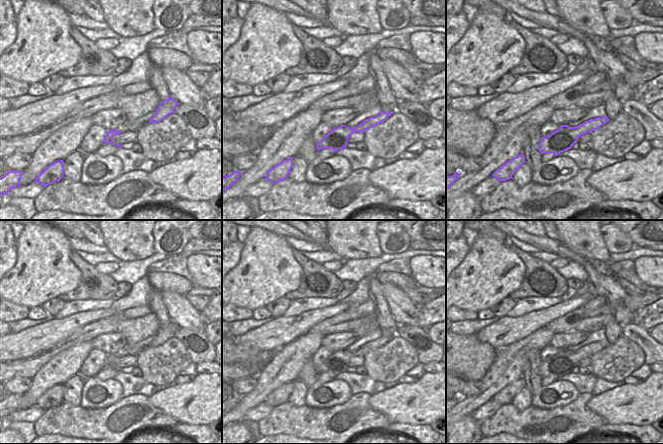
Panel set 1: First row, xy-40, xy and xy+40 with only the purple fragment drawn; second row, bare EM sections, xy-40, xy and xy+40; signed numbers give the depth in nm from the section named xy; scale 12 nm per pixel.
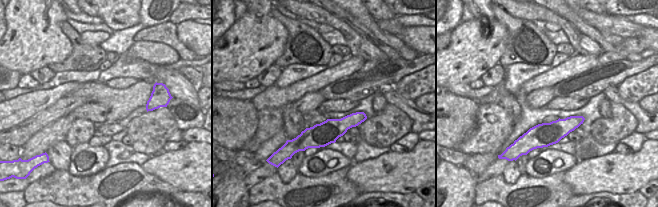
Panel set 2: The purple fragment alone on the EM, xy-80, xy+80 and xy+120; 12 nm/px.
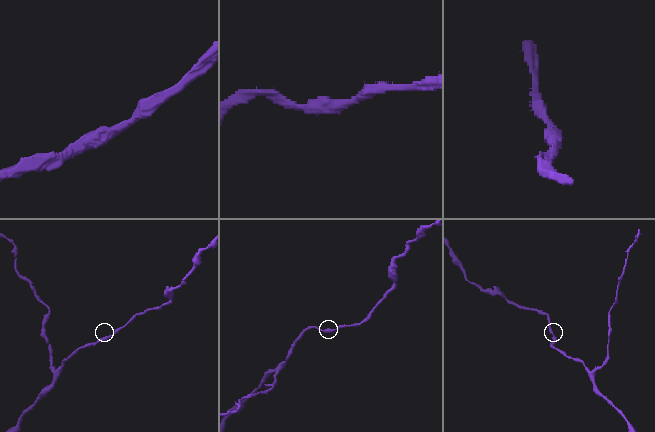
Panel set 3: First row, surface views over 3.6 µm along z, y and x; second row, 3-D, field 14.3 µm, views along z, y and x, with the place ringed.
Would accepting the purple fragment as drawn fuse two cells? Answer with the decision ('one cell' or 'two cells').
one cell

